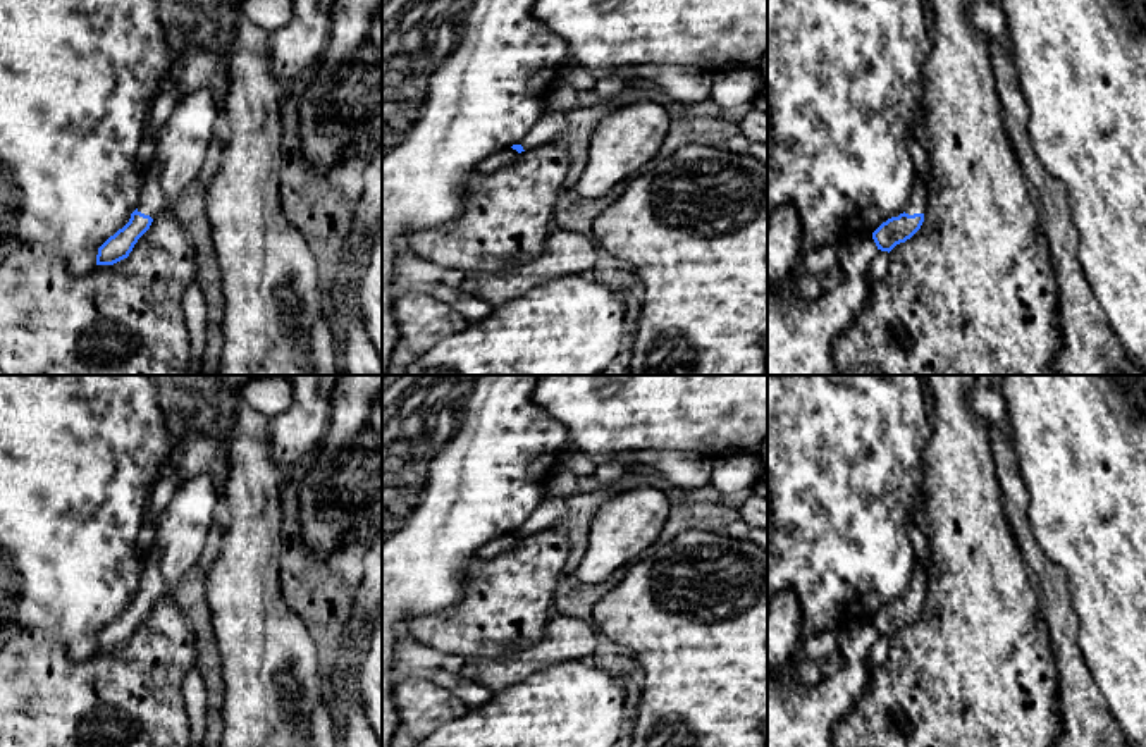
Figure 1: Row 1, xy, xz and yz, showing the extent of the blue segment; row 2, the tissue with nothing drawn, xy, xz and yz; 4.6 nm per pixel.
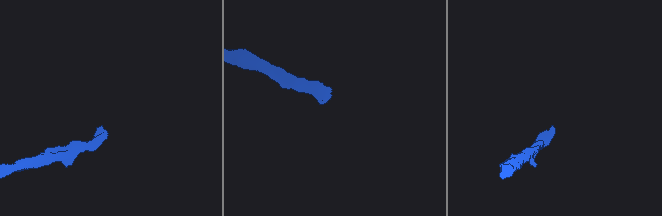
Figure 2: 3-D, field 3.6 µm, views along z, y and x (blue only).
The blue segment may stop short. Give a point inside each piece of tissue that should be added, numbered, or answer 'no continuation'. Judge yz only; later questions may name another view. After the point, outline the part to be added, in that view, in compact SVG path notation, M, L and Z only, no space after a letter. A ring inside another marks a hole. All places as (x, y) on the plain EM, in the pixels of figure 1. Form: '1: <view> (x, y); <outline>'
1: yz (918, 589); M917 565L915 571L914 571L914 578L910 582L910 587L909 587L909 590L903 597L909 599L909 601L926 599L926 594L927 594L926 571L924 571L922 566Z

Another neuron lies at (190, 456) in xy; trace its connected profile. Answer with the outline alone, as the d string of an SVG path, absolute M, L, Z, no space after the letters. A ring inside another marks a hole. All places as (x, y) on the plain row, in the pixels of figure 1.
M222 435L219 439L182 437L170 454L170 472L179 480L208 472L212 463L225 456Z

